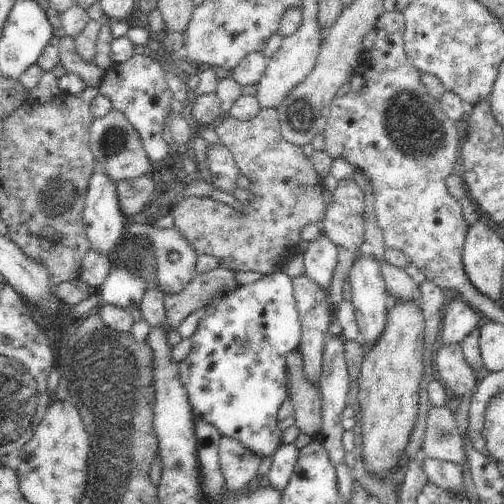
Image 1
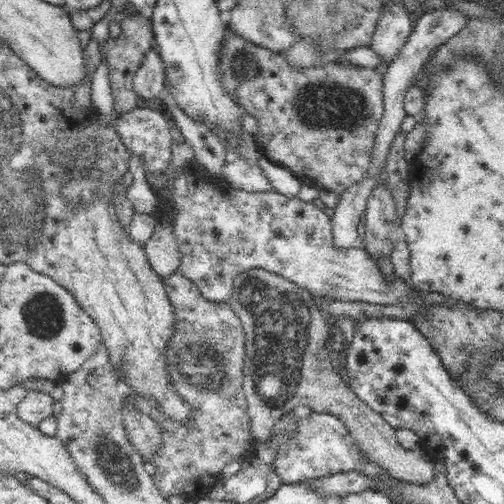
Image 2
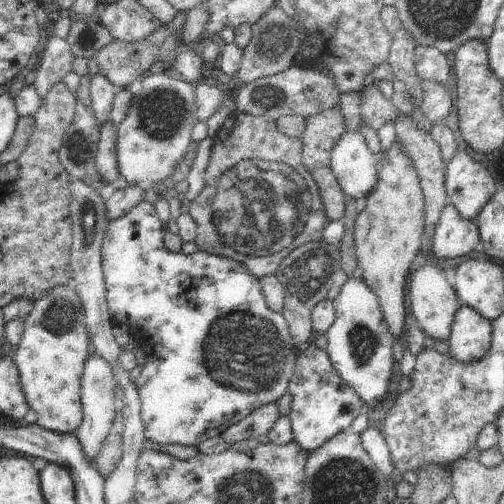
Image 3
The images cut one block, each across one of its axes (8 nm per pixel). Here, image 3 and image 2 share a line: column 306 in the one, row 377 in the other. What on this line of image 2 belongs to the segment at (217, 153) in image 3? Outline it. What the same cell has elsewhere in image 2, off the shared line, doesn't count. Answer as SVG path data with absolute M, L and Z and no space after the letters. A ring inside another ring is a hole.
M180 270L162 280L170 304L176 310L176 322L172 328L174 336L166 352L166 372L174 390L194 408L194 414L188 424L176 422L162 414L156 400L148 396L138 396L134 406L142 414L154 418L162 430L162 448L150 460L146 458L148 464L156 466L152 478L160 496L180 496L186 502L198 502L220 482L222 468L230 460L240 456L248 462L256 450L244 394L246 330L230 302L206 300L202 290L198 290L198 286Z

